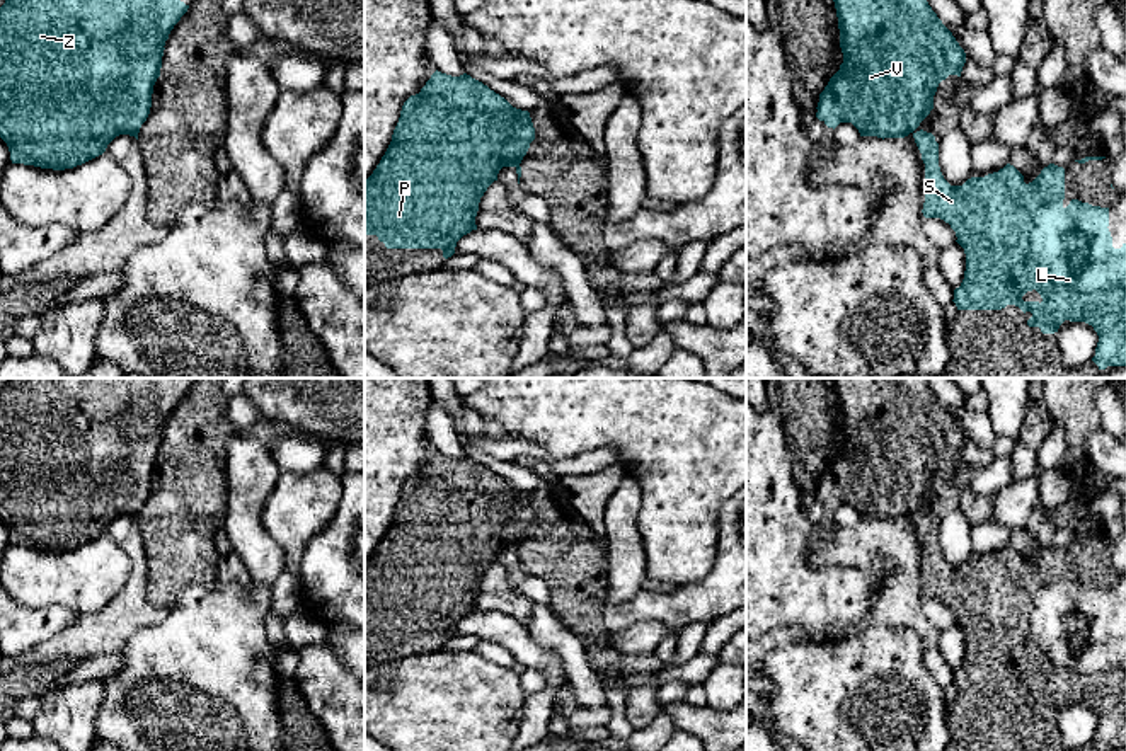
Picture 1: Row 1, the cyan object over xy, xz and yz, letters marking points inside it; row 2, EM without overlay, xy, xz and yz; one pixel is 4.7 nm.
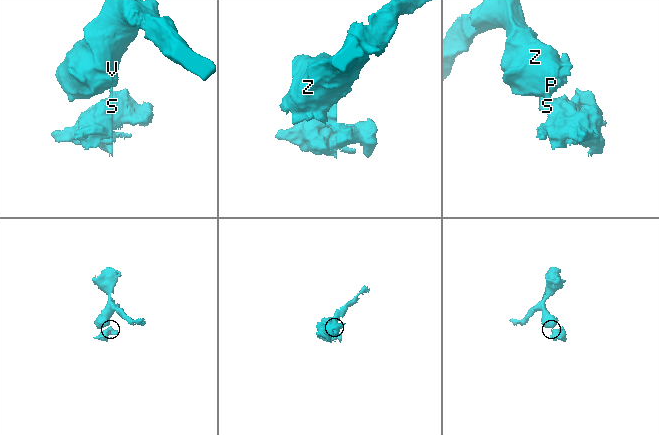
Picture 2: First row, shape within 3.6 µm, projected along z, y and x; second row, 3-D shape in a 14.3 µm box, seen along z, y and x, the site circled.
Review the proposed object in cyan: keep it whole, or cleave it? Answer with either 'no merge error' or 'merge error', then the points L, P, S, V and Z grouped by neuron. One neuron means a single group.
merge error; L S / P V Z

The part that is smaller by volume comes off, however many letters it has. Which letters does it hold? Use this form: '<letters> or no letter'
L, S

